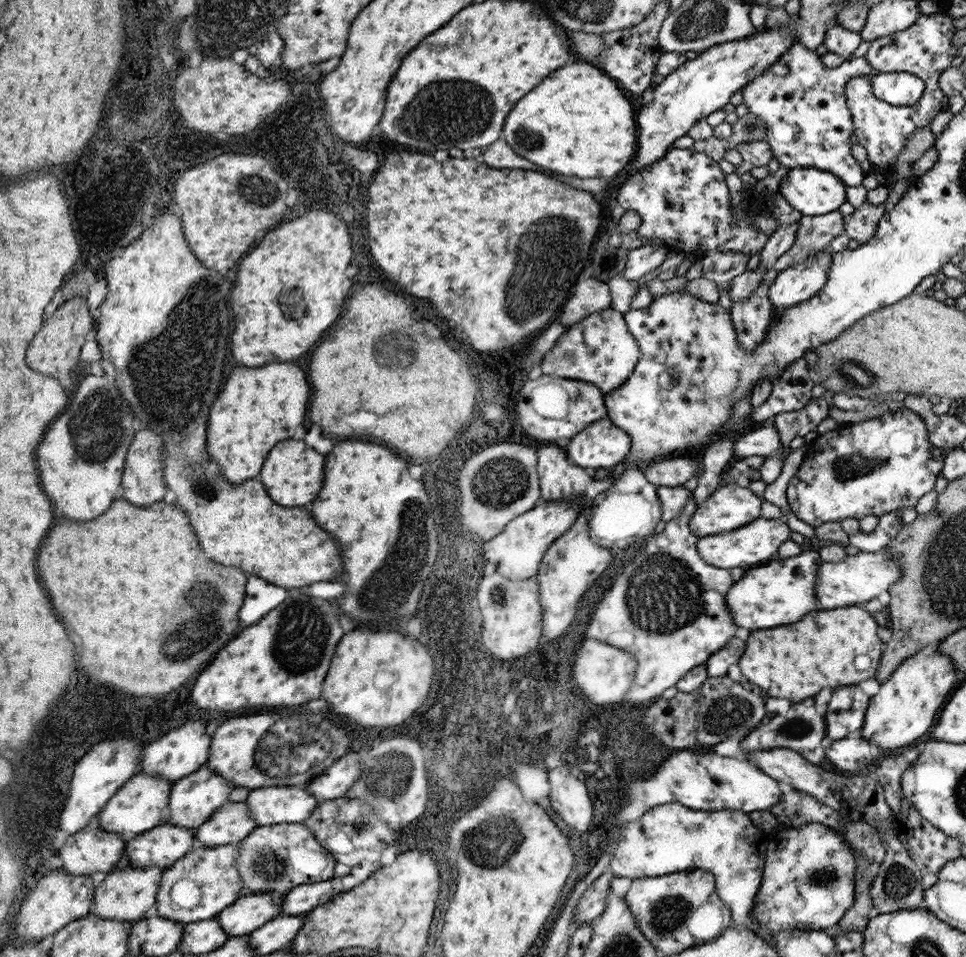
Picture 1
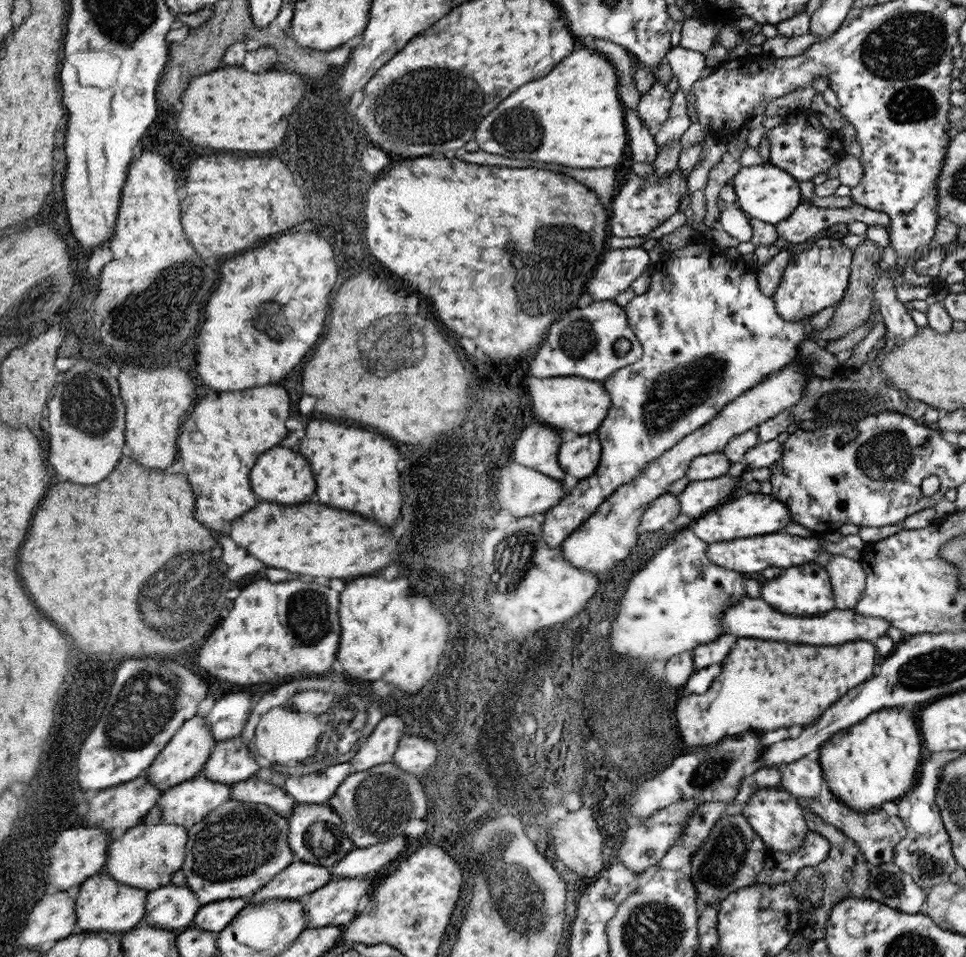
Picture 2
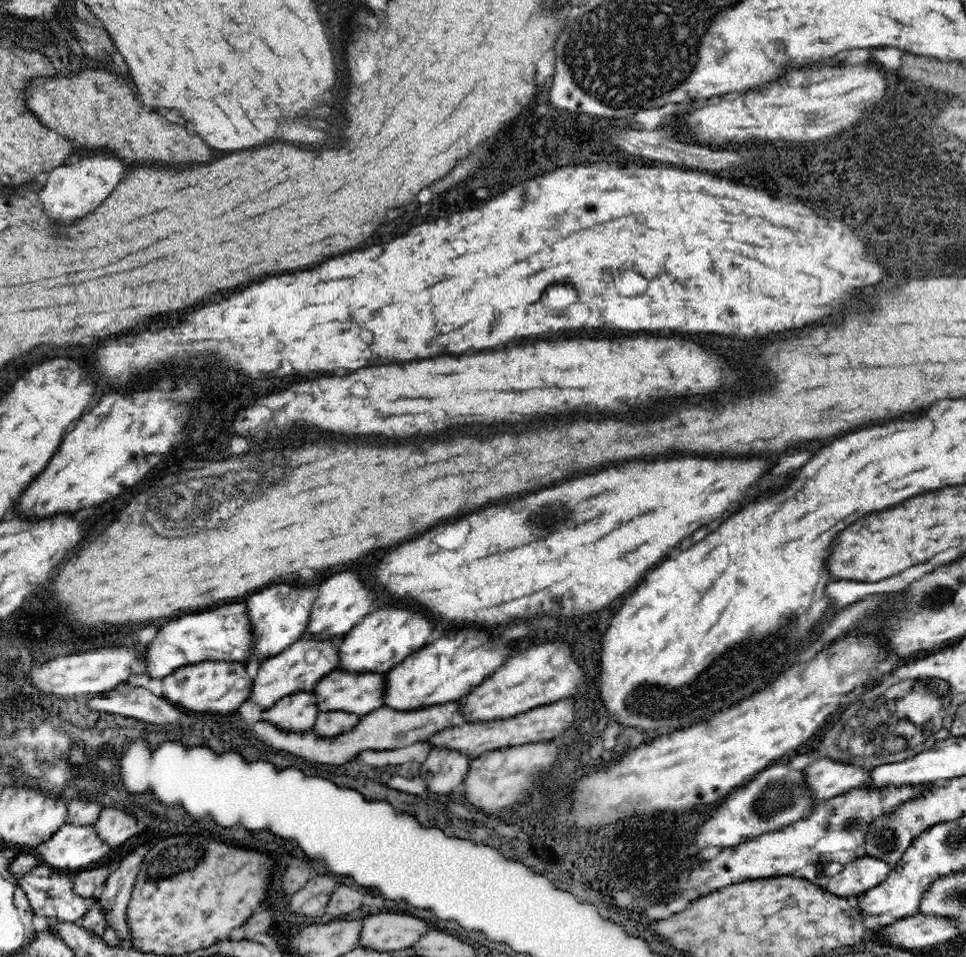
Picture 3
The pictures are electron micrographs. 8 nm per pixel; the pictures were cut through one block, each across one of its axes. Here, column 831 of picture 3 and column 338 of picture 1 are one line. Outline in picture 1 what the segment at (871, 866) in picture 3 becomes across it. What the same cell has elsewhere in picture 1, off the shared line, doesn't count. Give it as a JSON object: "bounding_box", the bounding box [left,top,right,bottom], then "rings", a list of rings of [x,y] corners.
{"bounding_box":[277,878,341,918],"rings":[[[337,878],[317,882],[317,884],[301,884],[283,896],[277,916],[281,918],[281,916],[309,914],[311,908],[315,906],[319,908],[323,902],[327,902],[337,892],[341,892],[341,882]]]}

